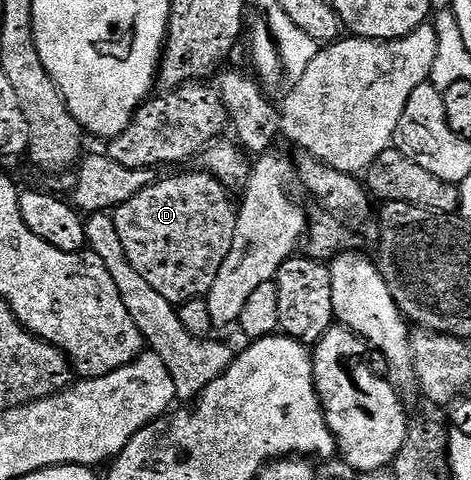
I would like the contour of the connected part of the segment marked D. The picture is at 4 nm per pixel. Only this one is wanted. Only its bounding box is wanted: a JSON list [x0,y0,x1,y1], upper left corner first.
[111,172,238,307]

